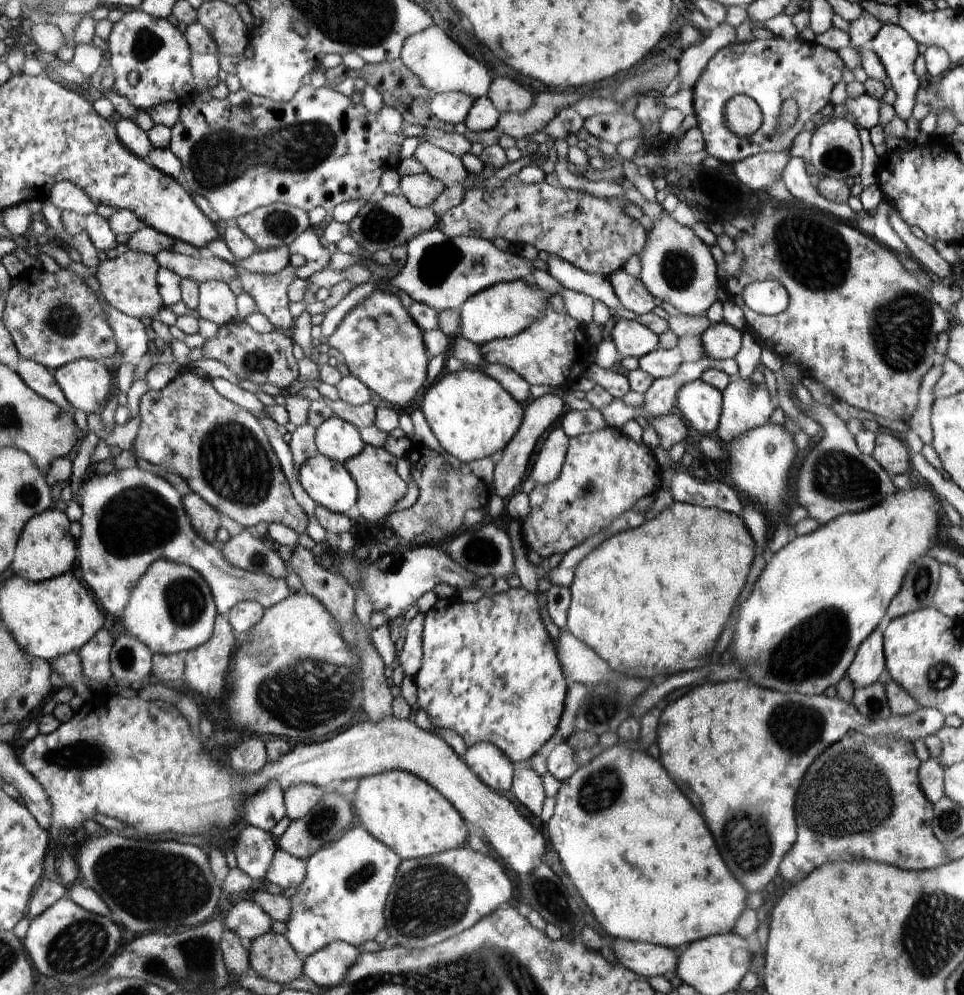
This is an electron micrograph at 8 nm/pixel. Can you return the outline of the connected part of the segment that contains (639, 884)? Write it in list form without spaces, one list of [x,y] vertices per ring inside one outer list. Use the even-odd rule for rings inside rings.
[[[616,745],[604,748],[598,756],[595,756],[586,766],[581,766],[570,778],[563,780],[561,788],[555,798],[553,815],[548,823],[548,838],[550,843],[558,852],[560,862],[564,870],[570,876],[572,884],[582,896],[584,902],[591,908],[594,918],[598,924],[616,939],[629,940],[632,942],[650,943],[660,945],[669,949],[679,951],[680,948],[689,945],[691,942],[712,936],[731,932],[737,918],[746,907],[746,889],[743,884],[730,874],[726,868],[716,842],[704,824],[702,816],[696,812],[696,808],[688,802],[688,798],[680,792],[680,788],[668,778],[668,772],[662,768],[662,764],[648,754],[638,749],[628,749]]]

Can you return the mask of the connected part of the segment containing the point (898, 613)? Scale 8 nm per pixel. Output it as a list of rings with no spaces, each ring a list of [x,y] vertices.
[[[926,555],[908,569],[904,584],[887,608],[891,620],[933,606],[940,563]]]

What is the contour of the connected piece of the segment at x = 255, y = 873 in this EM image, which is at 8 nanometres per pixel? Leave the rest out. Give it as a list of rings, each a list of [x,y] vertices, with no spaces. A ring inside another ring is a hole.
[[[252,825],[237,834],[233,846],[237,867],[254,882],[265,878],[276,849],[277,841],[271,833]]]

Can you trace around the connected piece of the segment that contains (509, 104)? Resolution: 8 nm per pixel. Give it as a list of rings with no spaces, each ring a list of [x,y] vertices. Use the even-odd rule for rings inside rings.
[[[493,77],[487,97],[500,113],[527,111],[533,103],[531,92],[506,77]]]

